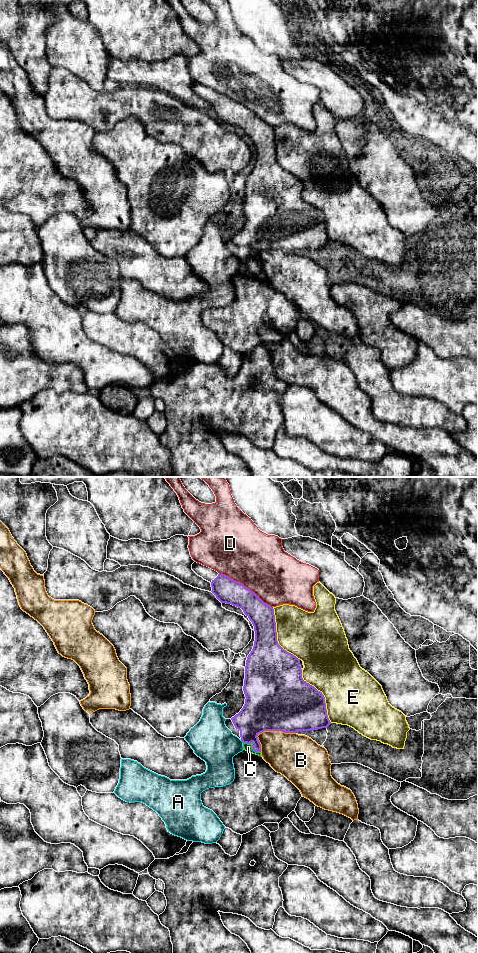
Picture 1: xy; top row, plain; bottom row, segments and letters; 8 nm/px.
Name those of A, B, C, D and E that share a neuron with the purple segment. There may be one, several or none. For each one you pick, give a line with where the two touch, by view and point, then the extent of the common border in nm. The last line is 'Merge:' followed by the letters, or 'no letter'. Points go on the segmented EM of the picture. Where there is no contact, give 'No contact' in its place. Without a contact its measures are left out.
C: Touches purple at xy (252, 746). Shared border 170 nm
Merge: C

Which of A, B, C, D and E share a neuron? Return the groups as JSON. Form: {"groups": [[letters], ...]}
{"groups": [["A"], ["B"], ["C"], ["D"], ["E"]]}

